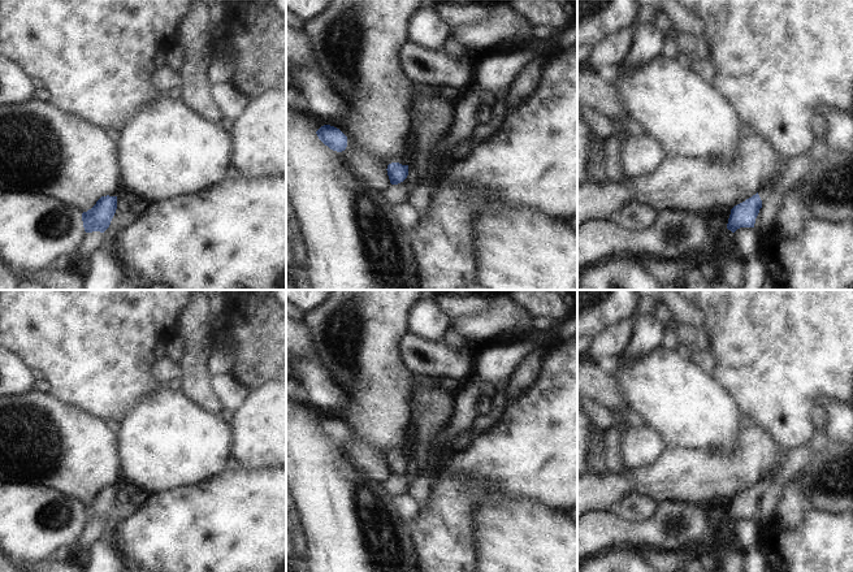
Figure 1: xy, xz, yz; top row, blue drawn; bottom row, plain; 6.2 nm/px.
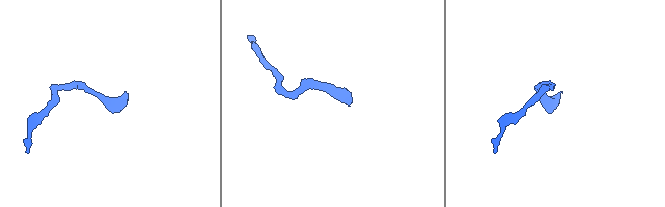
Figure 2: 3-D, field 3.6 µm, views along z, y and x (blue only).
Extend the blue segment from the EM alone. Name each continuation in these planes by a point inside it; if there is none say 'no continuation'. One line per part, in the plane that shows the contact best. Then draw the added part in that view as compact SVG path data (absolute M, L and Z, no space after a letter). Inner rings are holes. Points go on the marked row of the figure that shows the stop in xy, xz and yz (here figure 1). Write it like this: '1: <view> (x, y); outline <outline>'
1: yz (769, 189); outline M776 172L772 177L772 179L761 190L758 191L758 195L762 200L762 204L771 196L771 194L775 191L776 186L780 183L784 173Z

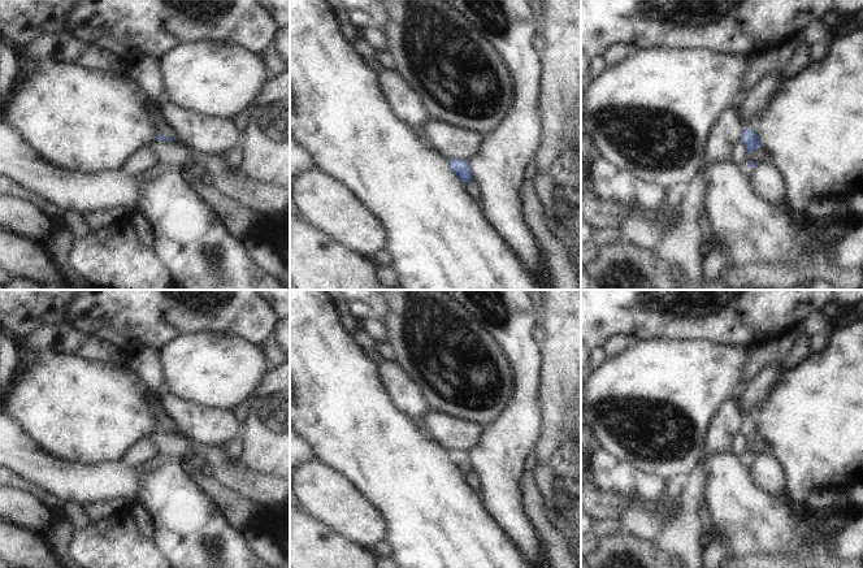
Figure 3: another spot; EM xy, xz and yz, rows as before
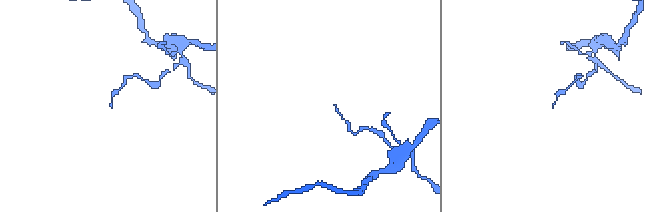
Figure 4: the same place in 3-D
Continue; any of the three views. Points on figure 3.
no continuation

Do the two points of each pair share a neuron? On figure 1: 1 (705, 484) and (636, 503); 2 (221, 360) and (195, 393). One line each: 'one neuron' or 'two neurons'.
1: two neurons
2: two neurons

